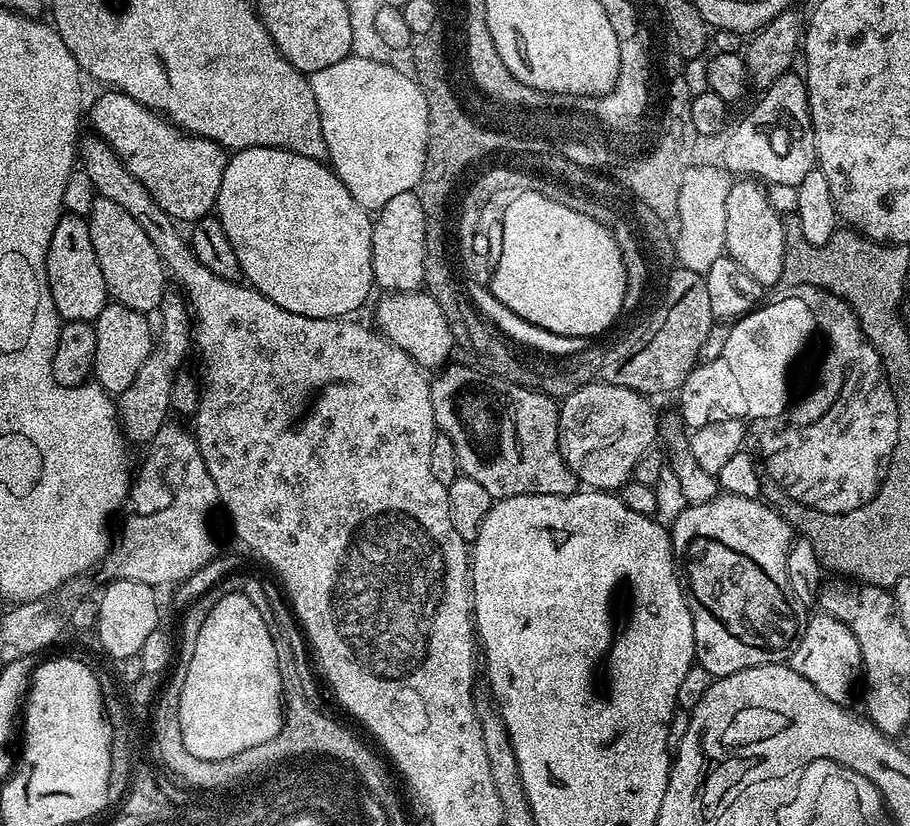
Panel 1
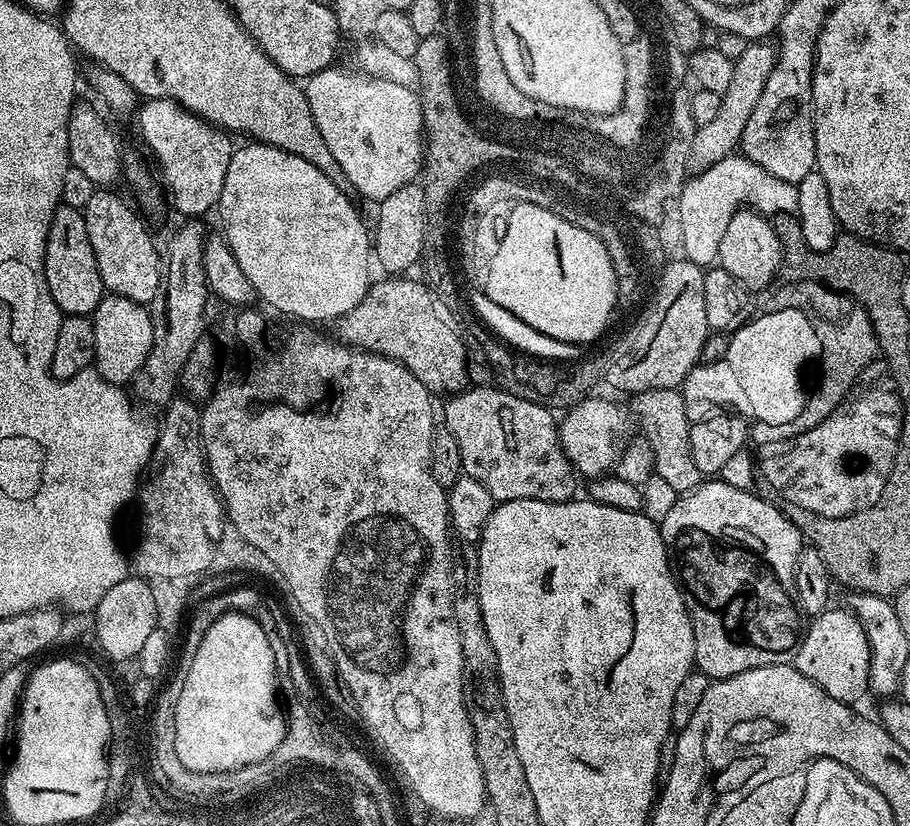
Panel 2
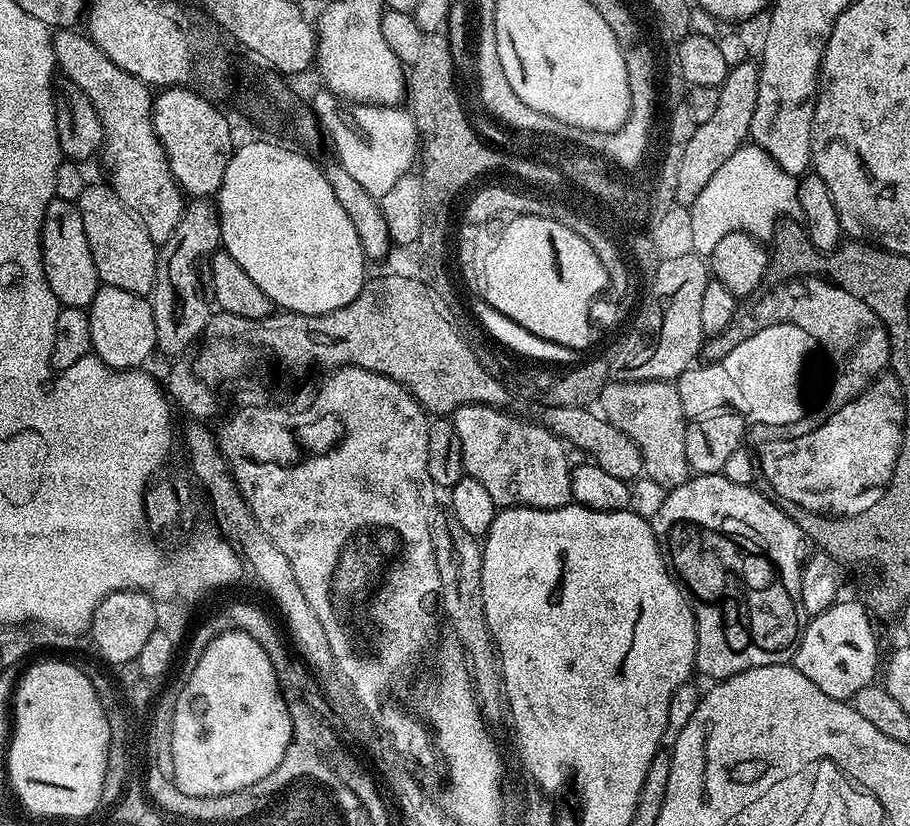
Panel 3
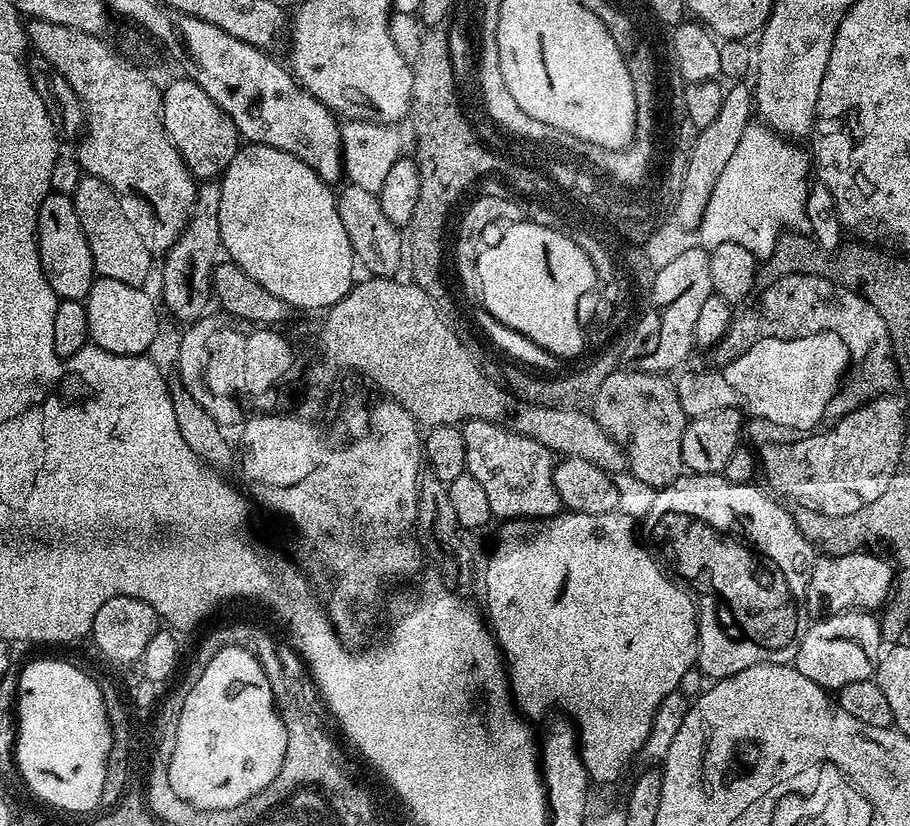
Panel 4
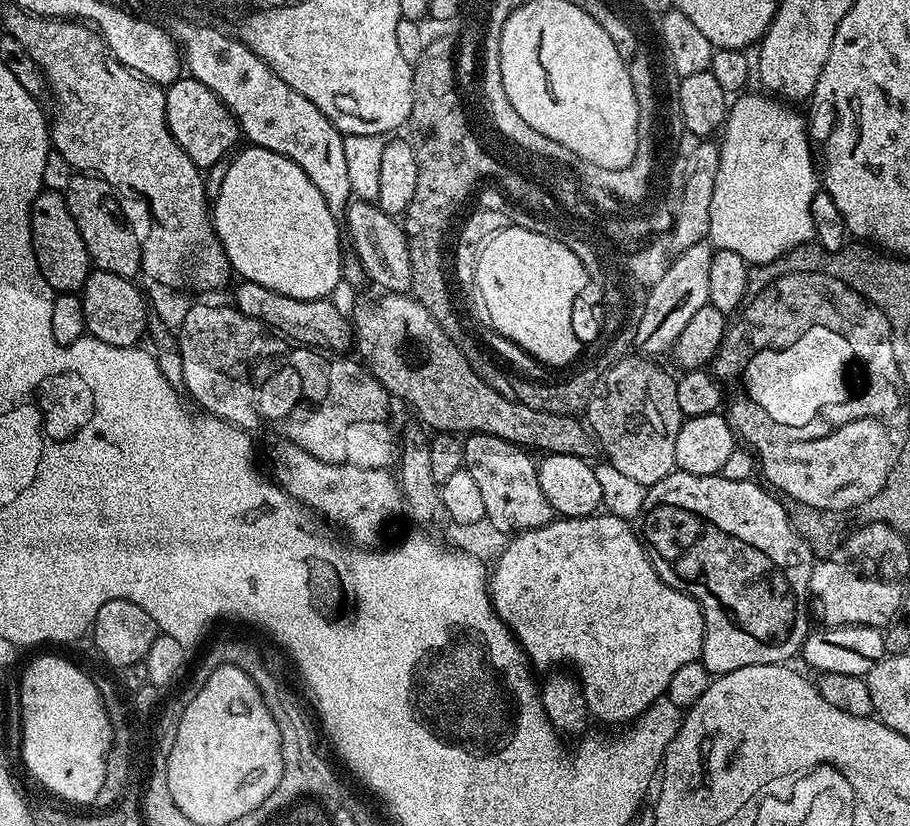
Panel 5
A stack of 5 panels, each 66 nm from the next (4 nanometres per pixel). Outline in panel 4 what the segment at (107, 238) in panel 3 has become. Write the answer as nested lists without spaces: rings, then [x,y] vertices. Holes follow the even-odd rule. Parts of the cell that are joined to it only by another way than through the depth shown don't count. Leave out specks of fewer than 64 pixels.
[[[84,174],[81,175],[78,186],[72,191],[71,198],[74,202],[74,210],[78,210],[78,222],[82,222],[82,234],[86,234],[86,246],[90,246],[96,276],[114,278],[114,282],[126,282],[135,288],[147,285],[148,271],[152,268],[154,254],[146,246],[142,234],[134,230],[134,222],[126,218],[126,210],[122,210],[122,202],[114,189],[102,178]]]

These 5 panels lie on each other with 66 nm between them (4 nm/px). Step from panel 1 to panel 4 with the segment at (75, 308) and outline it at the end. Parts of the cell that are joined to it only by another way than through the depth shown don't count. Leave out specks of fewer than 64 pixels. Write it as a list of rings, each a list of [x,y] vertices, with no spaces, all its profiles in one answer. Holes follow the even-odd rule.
[[[49,191],[36,215],[36,249],[40,252],[38,271],[48,283],[47,291],[60,300],[87,300],[90,286],[96,276],[96,267],[86,246],[86,234],[82,234],[82,222],[78,222],[78,210],[74,210],[71,196]]]

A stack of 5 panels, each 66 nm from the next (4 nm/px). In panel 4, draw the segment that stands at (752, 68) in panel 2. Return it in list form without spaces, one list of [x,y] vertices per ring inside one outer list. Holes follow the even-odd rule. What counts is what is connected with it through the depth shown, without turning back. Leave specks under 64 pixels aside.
[[[736,82],[725,91],[722,110],[718,110],[718,115],[714,117],[714,122],[710,122],[710,126],[697,131],[696,140],[691,143],[692,149],[681,178],[681,192],[678,194],[674,209],[674,220],[677,220],[675,223],[681,229],[682,227],[699,229],[702,214],[706,210],[706,202],[710,202],[710,194],[714,194],[714,182],[718,182],[726,162],[730,162],[730,154],[734,154],[734,146],[738,146],[738,138],[748,128],[753,117],[754,92],[746,85],[744,82]]]

